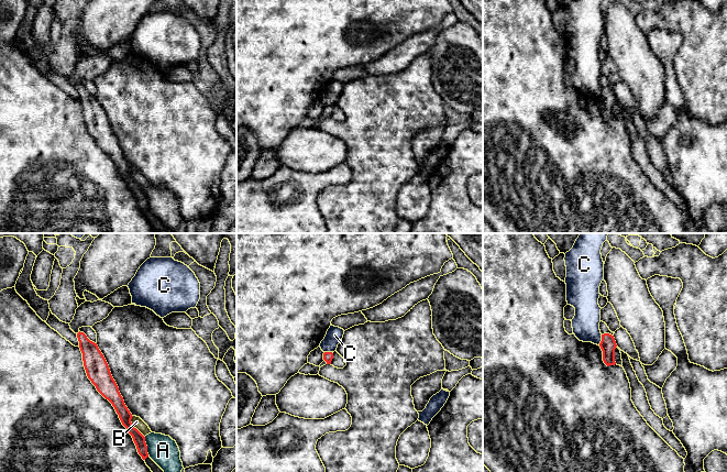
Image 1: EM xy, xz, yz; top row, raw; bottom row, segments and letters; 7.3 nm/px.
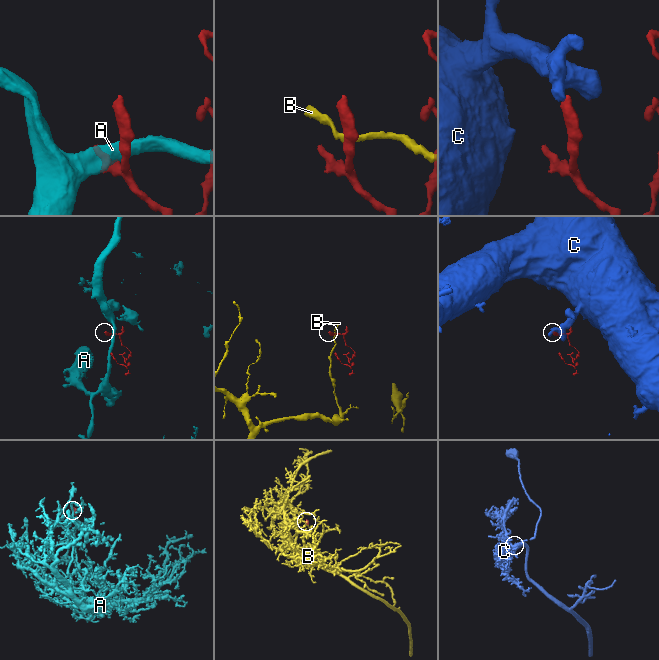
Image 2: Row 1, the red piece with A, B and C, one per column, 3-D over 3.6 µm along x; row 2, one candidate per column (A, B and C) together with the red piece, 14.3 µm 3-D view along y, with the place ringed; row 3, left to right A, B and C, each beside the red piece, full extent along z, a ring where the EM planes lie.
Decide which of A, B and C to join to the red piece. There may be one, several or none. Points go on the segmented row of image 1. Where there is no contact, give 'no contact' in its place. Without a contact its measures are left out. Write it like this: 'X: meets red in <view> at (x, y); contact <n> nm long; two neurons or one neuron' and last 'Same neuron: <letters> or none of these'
A: meets red in xy at (146, 446); contact 140 nm long; two neurons
B: meets red in xy at (133, 427); contact 180 nm long; two neurons
C: meets red in yz at (602, 340); contact 80 nm long; two neurons
Same neuron: none of these

